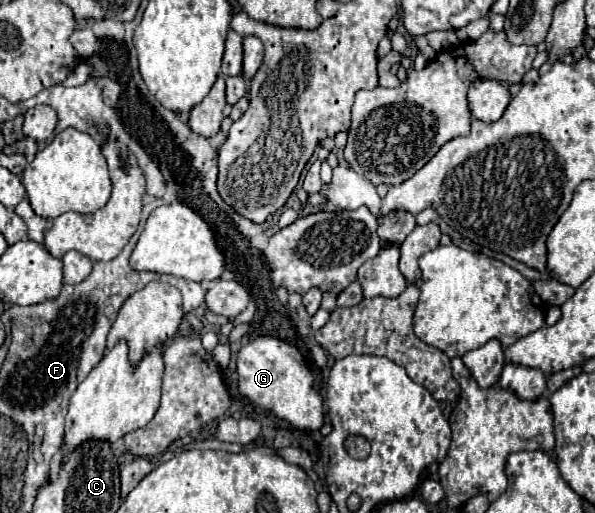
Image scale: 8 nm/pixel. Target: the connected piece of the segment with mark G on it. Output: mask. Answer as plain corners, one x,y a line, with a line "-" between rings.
259,335
257,339
243,345
237,353
237,373
239,373
239,391
257,407
273,411
279,419
291,423
297,429
311,429
317,431
323,425
323,399
315,387
313,373
309,375
309,367
305,365
305,359
301,351
295,345
289,345
277,337
271,335

